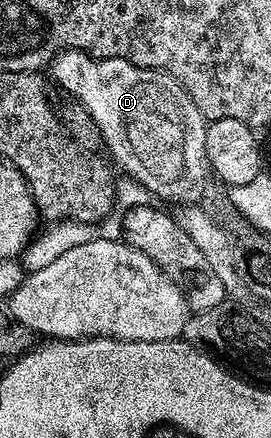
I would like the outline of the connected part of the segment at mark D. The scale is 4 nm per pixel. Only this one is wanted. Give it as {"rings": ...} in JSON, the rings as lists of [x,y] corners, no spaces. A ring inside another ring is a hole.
{"rings":[[[62,50],[50,63],[50,71],[56,77],[56,82],[72,98],[77,98],[79,105],[88,113],[92,119],[92,125],[104,137],[104,142],[108,145],[108,150],[112,153],[111,161],[115,163],[121,171],[123,169],[140,186],[145,186],[152,194],[157,194],[160,198],[165,198],[168,202],[175,204],[196,204],[201,201],[200,197],[204,194],[204,180],[210,176],[208,169],[208,157],[206,156],[206,128],[208,122],[202,112],[190,100],[190,96],[168,73],[163,70],[146,70],[143,66],[136,66],[133,62],[128,62],[124,58],[93,58],[91,54],[84,50]]]}

